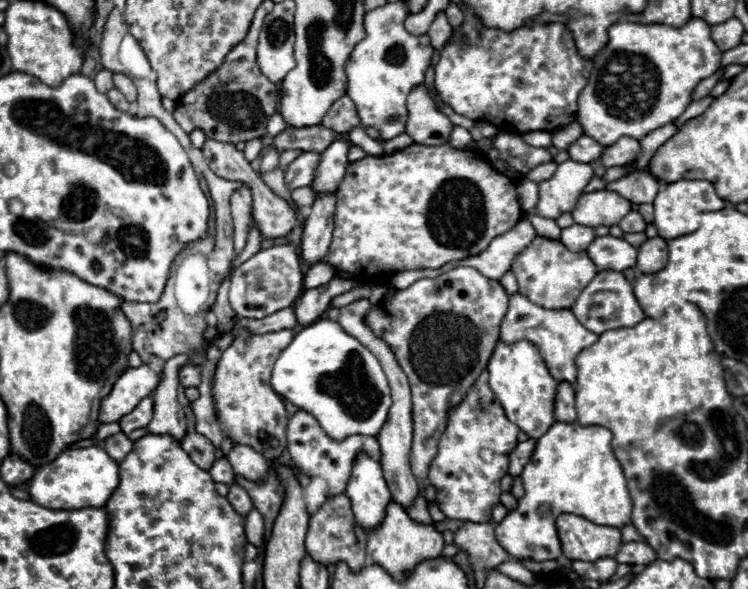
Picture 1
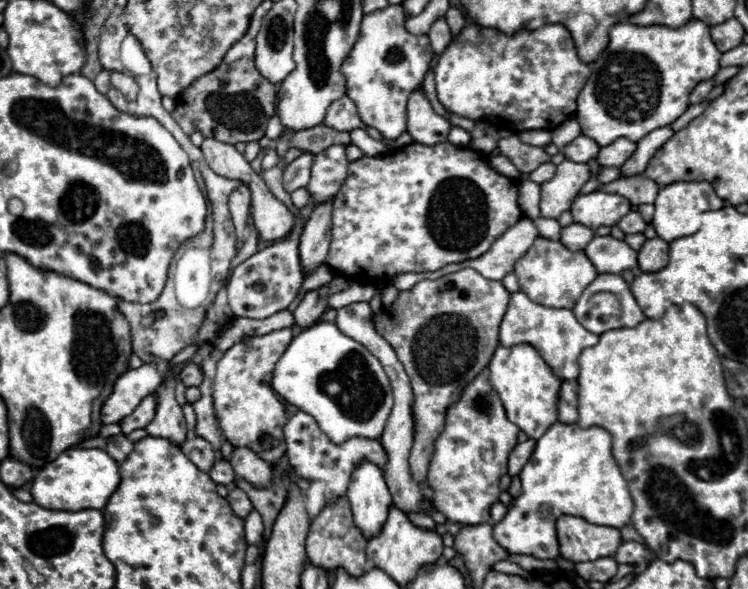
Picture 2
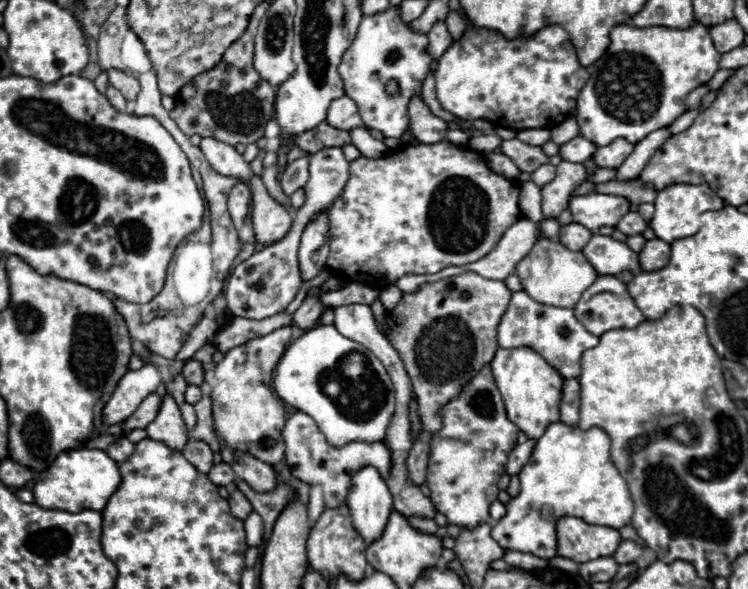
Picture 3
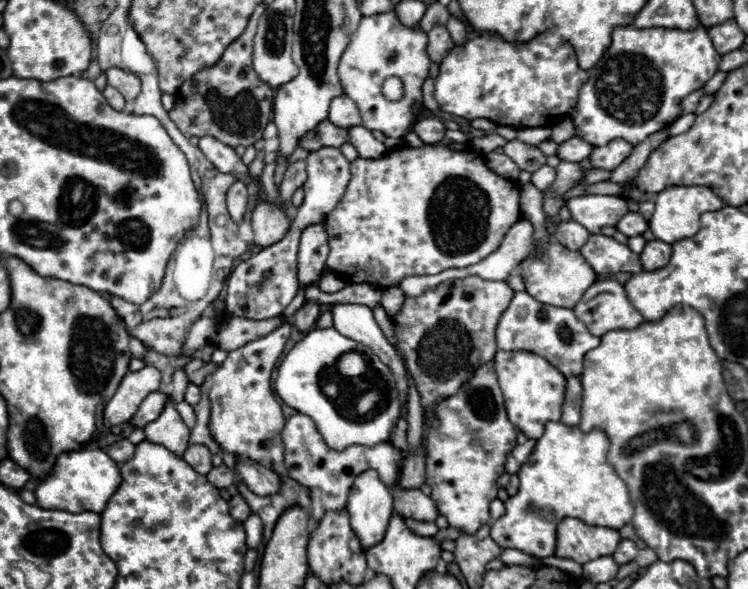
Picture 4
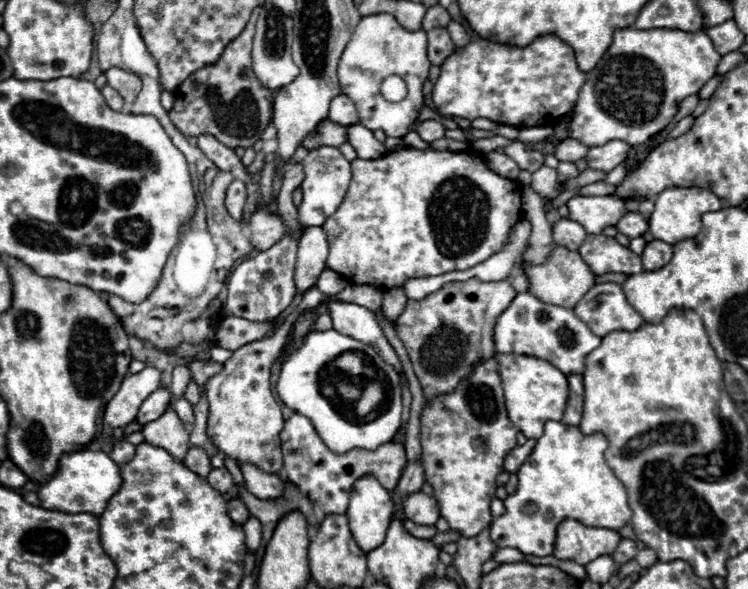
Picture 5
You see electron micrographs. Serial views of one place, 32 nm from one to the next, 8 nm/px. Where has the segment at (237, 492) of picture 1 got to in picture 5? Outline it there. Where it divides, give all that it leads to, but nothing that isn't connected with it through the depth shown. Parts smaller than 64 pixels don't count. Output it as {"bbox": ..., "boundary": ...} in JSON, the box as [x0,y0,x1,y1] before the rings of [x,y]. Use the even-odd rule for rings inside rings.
{"bbox":[228,498,250,524],"boundary":[[[232,498],[232,500],[228,502],[228,514],[230,514],[230,518],[232,518],[236,524],[244,524],[244,522],[248,520],[248,516],[250,516],[246,504],[244,504],[240,498]]]}

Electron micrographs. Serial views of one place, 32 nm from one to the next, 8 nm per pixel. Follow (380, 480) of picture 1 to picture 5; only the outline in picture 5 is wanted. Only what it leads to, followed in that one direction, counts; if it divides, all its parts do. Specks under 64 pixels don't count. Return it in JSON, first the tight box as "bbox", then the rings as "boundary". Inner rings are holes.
{"bbox":[346,476,394,552],"boundary":[[[362,476],[352,488],[346,514],[358,546],[364,552],[370,552],[384,542],[386,530],[394,516],[392,494],[376,480],[376,476]]]}

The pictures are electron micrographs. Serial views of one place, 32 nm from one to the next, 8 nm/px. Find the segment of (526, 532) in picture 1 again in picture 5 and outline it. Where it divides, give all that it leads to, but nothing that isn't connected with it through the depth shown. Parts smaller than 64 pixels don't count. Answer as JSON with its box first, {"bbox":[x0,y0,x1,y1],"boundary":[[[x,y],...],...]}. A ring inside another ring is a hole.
{"bbox":[490,422,632,556],"boundary":[[[546,422],[544,436],[536,442],[530,458],[518,470],[516,494],[504,500],[506,512],[500,518],[496,518],[490,526],[492,540],[500,548],[510,546],[524,554],[550,556],[554,550],[556,526],[566,518],[574,518],[586,526],[620,530],[632,518],[632,510],[628,506],[628,494],[624,484],[616,478],[616,474],[604,460],[606,448],[608,448],[608,440],[600,432],[582,434],[576,426],[566,426],[562,422]]]}

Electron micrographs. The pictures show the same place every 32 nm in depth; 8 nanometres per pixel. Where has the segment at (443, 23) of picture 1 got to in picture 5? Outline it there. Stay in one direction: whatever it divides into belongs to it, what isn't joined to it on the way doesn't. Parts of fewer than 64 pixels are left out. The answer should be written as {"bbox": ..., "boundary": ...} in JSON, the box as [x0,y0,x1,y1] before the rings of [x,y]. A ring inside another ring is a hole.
{"bbox":[428,28,454,66],"boundary":[[[434,28],[428,32],[428,58],[432,64],[440,66],[452,52],[454,52],[452,38],[448,36],[446,28]]]}

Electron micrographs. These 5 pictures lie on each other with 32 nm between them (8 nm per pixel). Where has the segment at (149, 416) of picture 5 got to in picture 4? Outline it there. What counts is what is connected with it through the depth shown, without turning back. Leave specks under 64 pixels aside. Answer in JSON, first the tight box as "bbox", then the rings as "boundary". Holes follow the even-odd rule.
{"bbox":[130,392,166,428],"boundary":[[[152,392],[138,408],[138,412],[132,416],[130,424],[134,428],[144,428],[146,424],[150,424],[152,420],[156,420],[164,408],[164,402],[166,402],[166,394],[162,392]]]}

